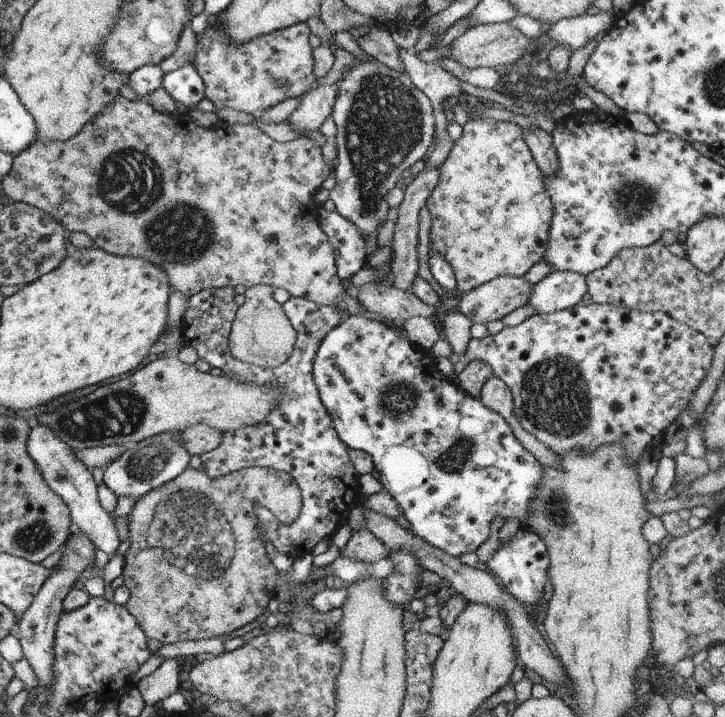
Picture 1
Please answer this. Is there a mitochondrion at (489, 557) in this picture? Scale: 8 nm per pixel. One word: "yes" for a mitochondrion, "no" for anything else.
no

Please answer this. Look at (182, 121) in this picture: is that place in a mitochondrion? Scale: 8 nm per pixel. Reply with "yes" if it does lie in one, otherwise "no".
no

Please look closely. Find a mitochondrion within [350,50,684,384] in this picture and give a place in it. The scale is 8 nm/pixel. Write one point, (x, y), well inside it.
(631, 201)

